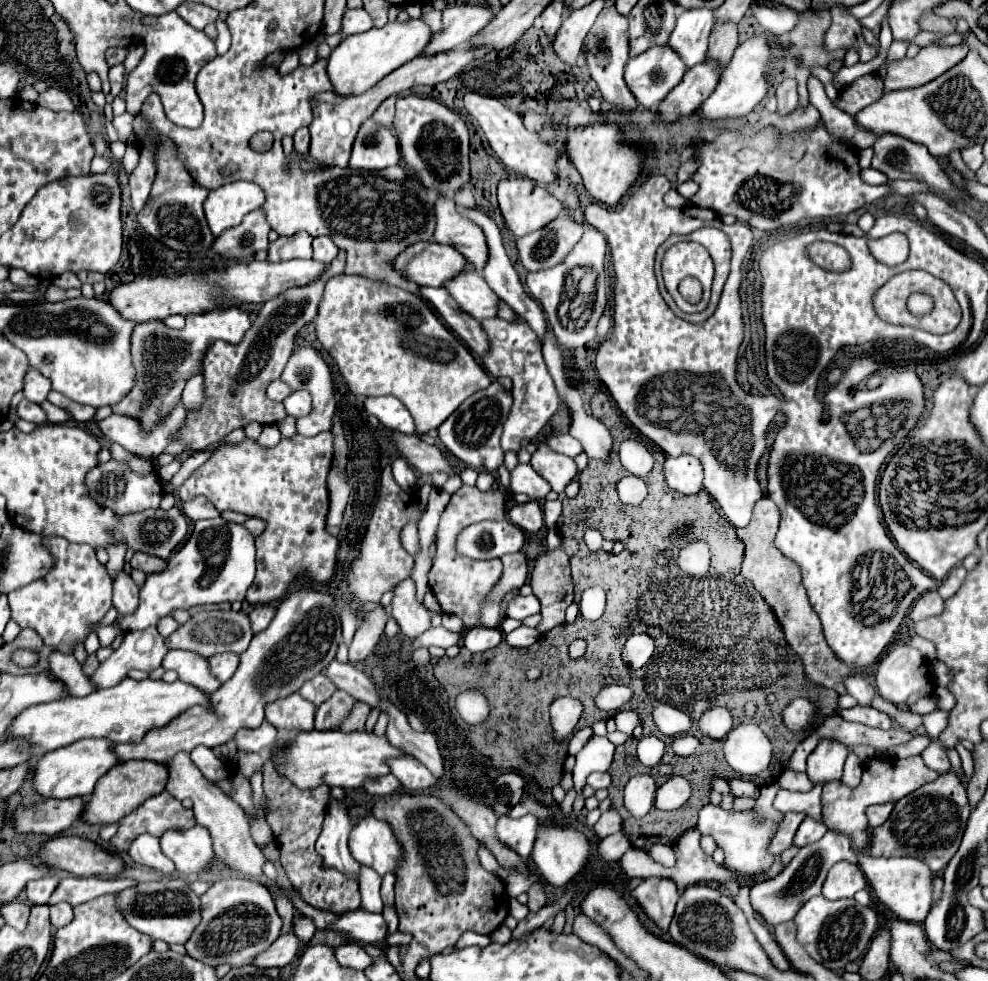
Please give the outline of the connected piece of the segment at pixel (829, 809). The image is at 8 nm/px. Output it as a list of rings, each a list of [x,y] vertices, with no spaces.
[[[911,756],[907,760],[891,758],[891,762],[889,760],[871,760],[871,762],[867,762],[867,768],[863,772],[863,780],[855,790],[845,788],[841,782],[823,786],[821,804],[823,804],[823,812],[825,812],[825,822],[835,832],[853,836],[853,844],[857,844],[857,848],[865,848],[867,842],[869,842],[866,808],[875,804],[885,804],[885,802],[897,802],[903,796],[921,788],[923,784],[933,782],[937,776],[941,776],[941,774],[929,770],[925,766],[925,762],[921,760],[921,756]]]

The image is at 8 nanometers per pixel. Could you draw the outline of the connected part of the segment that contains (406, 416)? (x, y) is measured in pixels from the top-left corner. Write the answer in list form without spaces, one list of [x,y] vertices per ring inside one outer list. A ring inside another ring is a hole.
[[[379,396],[365,398],[367,414],[375,416],[387,430],[395,430],[401,434],[413,434],[415,424],[409,410],[395,396]]]

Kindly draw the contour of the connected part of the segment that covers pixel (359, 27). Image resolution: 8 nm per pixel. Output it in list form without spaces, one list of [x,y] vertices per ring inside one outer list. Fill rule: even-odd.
[[[359,8],[359,10],[347,10],[343,16],[343,28],[341,28],[341,36],[351,36],[351,34],[361,34],[367,32],[369,28],[373,28],[373,20],[371,16]]]

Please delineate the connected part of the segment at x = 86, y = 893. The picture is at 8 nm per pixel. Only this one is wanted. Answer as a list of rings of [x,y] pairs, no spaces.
[[[65,876],[61,878],[57,890],[49,898],[49,906],[59,902],[69,902],[71,906],[77,906],[81,902],[89,902],[101,894],[115,894],[121,888],[129,888],[135,880],[131,878],[77,878],[77,876]]]

